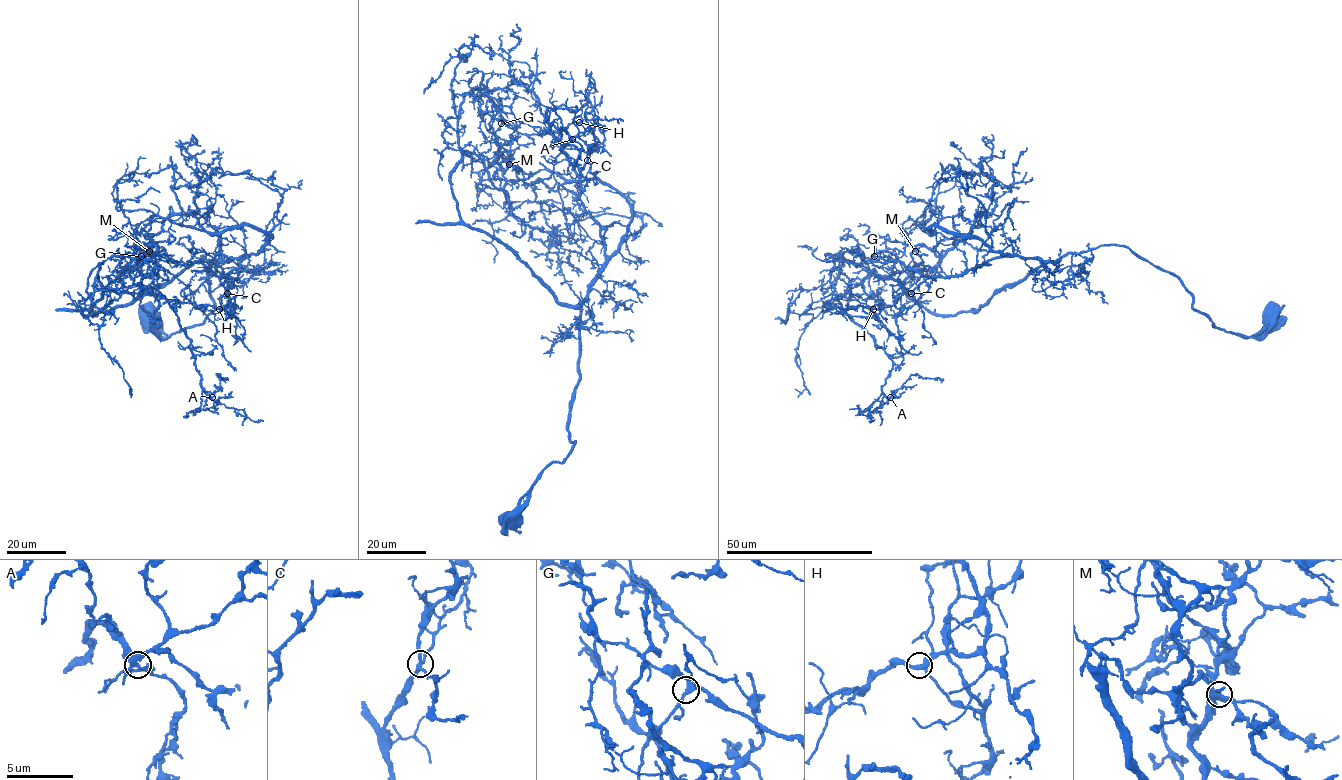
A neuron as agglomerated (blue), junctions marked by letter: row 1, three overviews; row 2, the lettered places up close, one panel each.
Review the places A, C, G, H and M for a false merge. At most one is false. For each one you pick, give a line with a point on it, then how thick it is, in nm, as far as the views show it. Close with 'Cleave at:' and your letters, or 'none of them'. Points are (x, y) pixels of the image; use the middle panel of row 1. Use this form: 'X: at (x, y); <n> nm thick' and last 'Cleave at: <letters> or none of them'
Cleave at: none of them

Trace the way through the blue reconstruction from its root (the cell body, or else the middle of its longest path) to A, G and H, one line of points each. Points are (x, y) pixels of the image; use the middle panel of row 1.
A: (510, 520), (575, 443), (580, 310), (605, 246), (549, 111), (488, 79), (526, 87), (571, 140)
G: (510, 520), (536, 478), (575, 443), (567, 420), (580, 310), (605, 246), (560, 143), (501, 123)
H: (510, 520), (575, 443), (580, 310), (605, 261), (580, 199), (594, 137), (579, 122)

